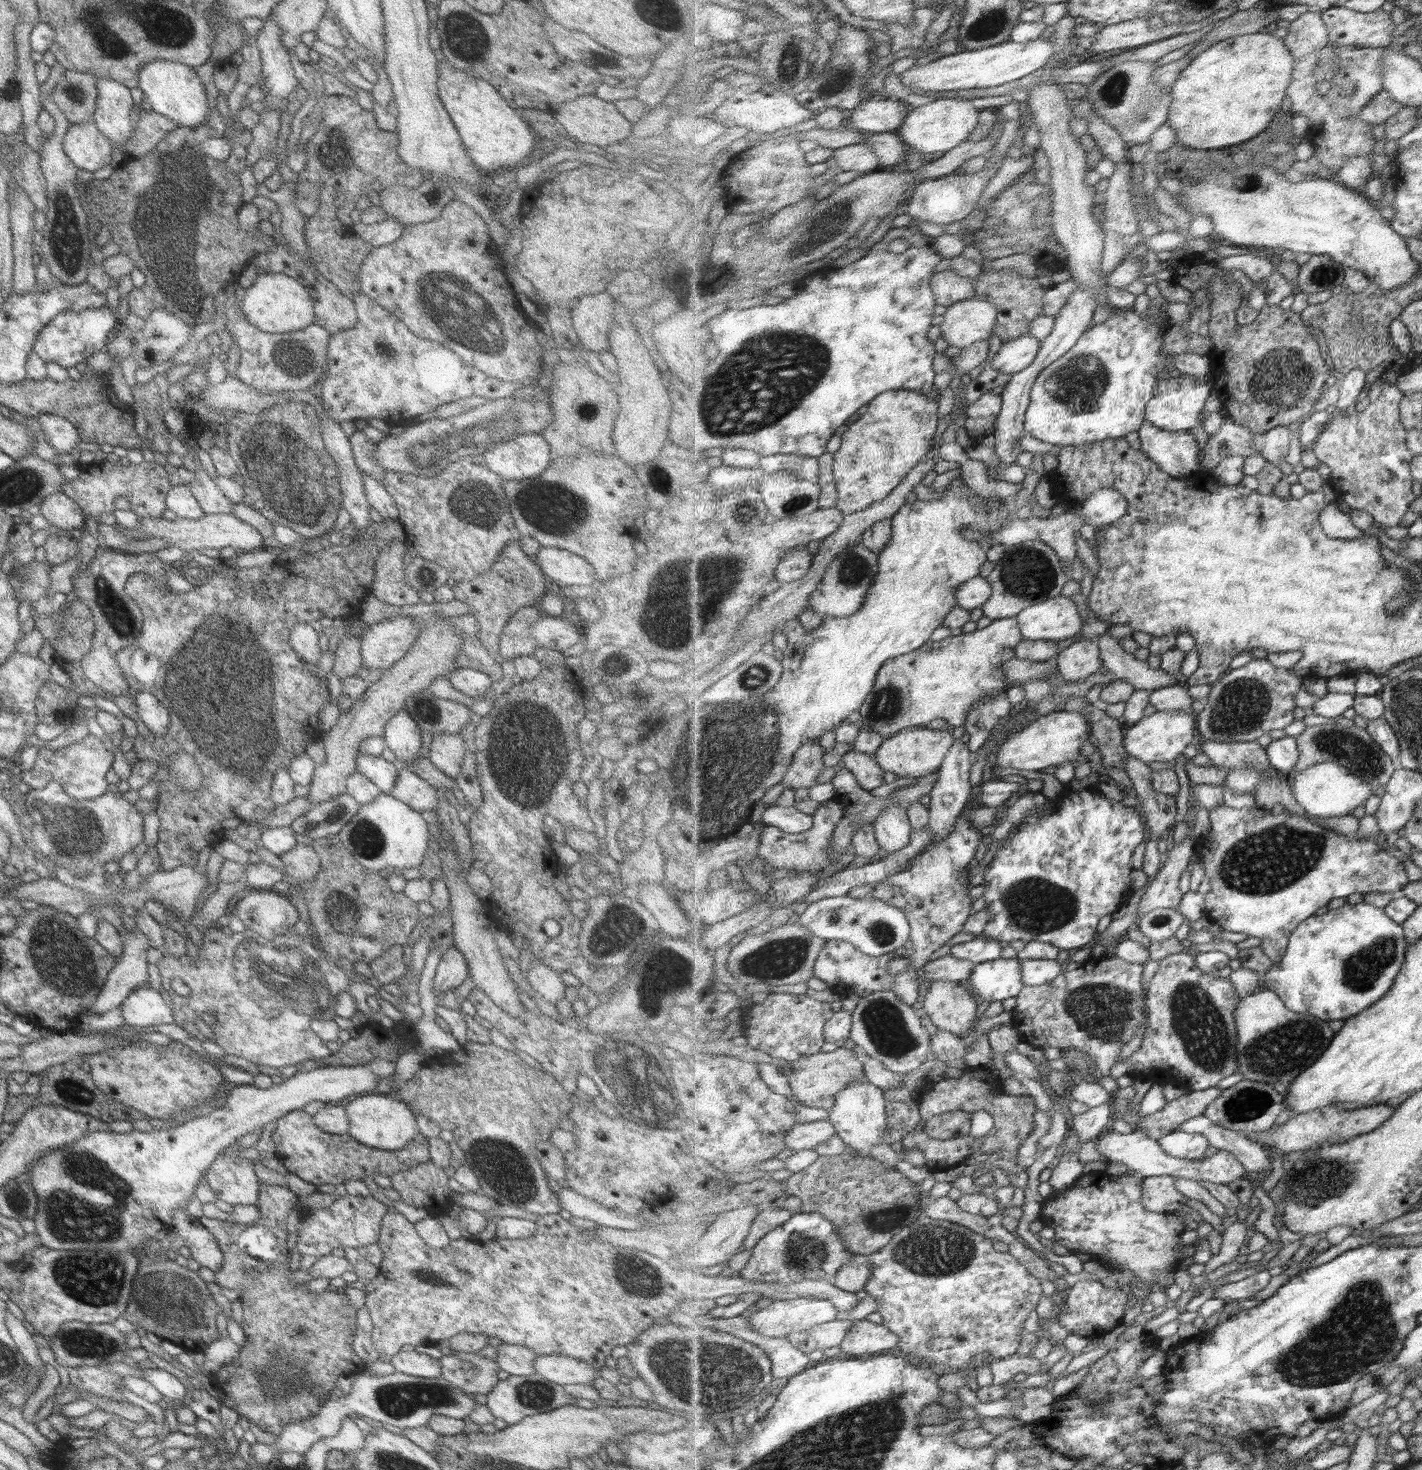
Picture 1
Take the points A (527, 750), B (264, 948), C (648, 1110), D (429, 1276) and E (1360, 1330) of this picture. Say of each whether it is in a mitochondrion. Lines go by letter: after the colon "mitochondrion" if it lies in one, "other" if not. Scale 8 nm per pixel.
A: mitochondrion
B: mitochondrion
C: mitochondrion
D: mitochondrion
E: mitochondrion

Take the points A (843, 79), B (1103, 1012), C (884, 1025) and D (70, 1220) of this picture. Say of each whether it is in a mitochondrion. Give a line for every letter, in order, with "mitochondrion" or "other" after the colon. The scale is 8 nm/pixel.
A: mitochondrion
B: mitochondrion
C: mitochondrion
D: mitochondrion

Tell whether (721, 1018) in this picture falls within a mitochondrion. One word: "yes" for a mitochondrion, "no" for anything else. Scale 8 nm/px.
no

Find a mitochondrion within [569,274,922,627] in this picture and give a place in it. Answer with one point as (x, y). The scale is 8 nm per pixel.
(739, 403)

